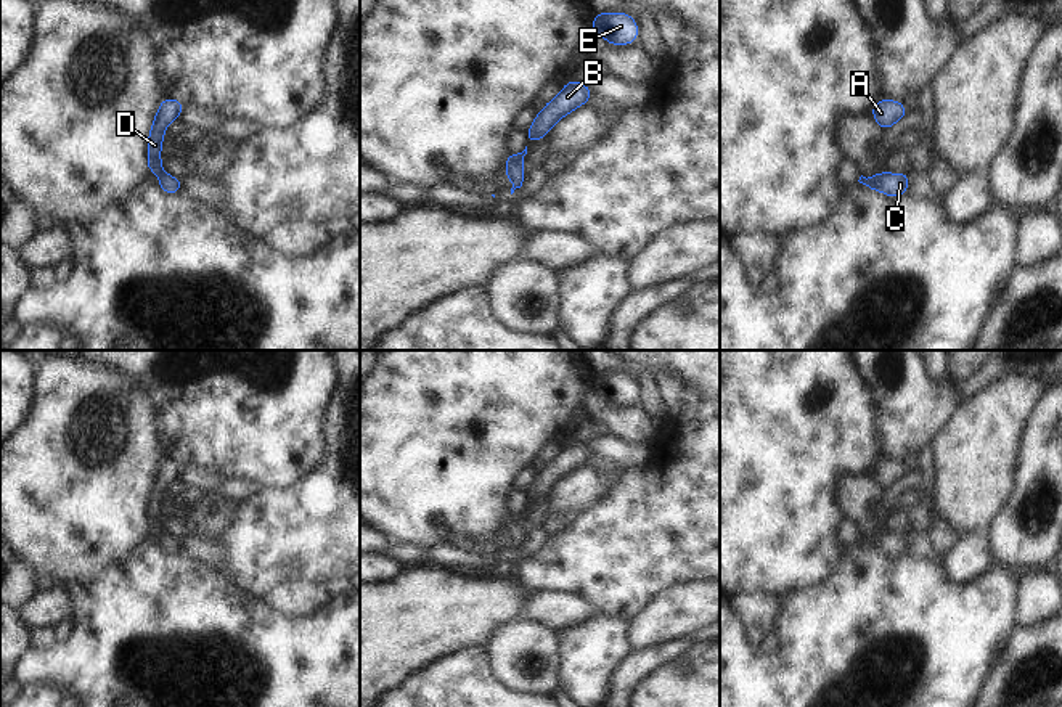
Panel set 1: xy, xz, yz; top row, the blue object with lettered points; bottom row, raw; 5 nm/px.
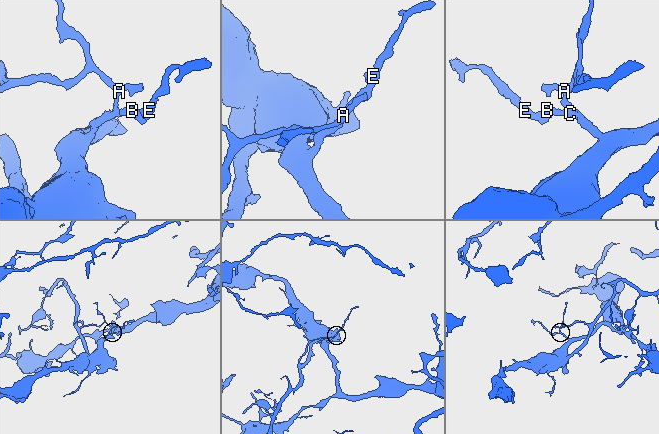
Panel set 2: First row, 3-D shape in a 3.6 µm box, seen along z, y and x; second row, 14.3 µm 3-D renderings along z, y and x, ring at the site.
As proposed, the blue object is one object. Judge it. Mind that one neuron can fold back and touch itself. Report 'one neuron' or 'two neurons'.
two neurons

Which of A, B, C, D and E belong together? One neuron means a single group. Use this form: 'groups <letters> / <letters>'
groups A D / B C E

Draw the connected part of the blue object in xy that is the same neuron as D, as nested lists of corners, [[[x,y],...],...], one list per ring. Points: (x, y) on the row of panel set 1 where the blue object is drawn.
[[[165,98],[154,117],[151,133],[148,137],[148,170],[161,175],[164,170],[161,169],[161,145],[164,140],[165,127],[175,121],[183,111],[183,104],[174,98]]]

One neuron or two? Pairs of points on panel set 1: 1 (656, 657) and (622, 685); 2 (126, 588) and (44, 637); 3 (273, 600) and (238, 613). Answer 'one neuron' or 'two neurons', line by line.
1: one neuron
2: two neurons
3: two neurons

